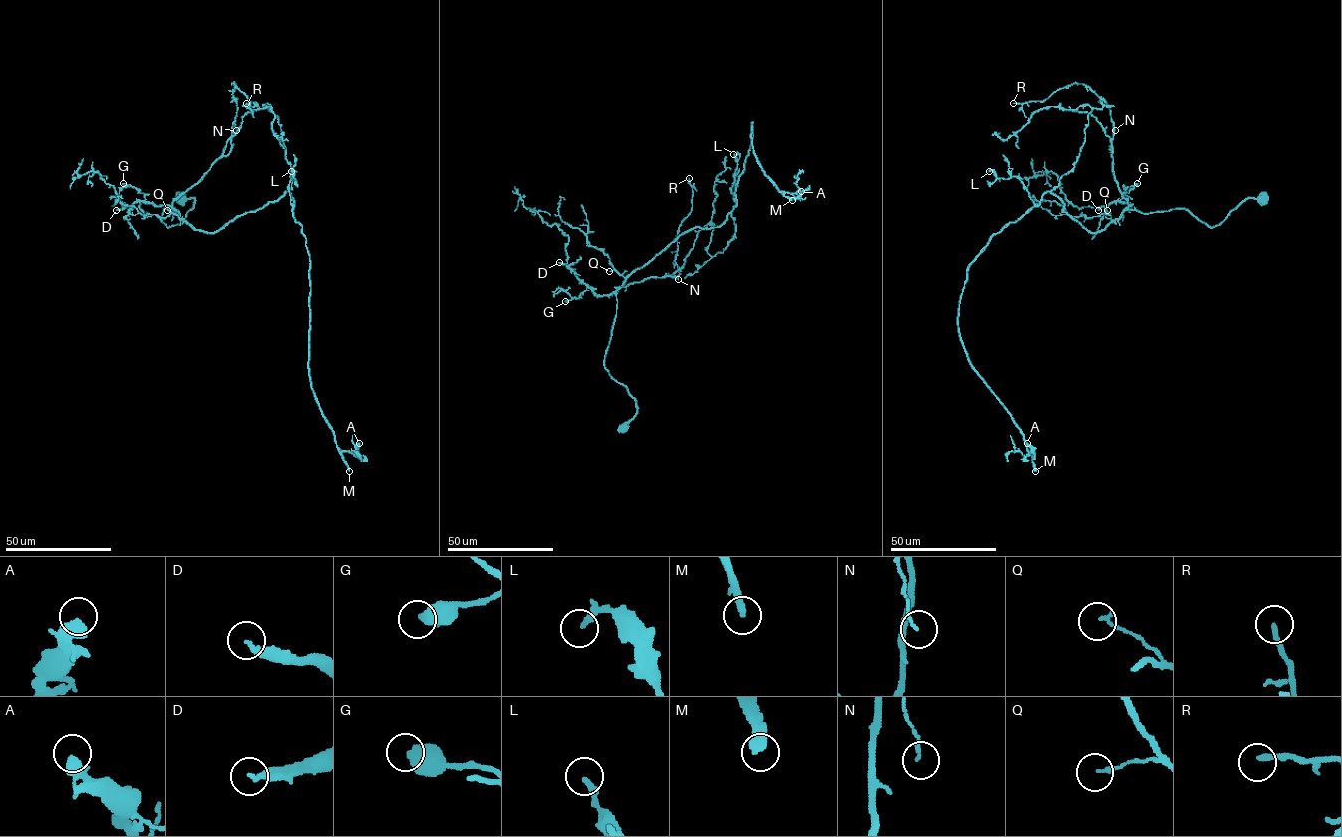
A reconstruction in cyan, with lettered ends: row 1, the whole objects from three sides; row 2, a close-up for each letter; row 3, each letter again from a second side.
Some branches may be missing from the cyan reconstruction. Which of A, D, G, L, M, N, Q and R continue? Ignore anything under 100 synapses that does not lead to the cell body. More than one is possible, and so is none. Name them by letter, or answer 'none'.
D, M

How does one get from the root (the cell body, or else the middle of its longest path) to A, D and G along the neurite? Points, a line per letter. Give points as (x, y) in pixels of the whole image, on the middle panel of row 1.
A: (623, 426), (636, 401), (604, 357), (624, 280), (680, 235), (726, 219), (752, 121), (764, 173), (801, 191)
D: (623, 426), (636, 413), (636, 401), (604, 365), (616, 314), (616, 293), (598, 296), (571, 270), (559, 262)
G: (623, 426), (636, 413), (636, 401), (604, 365), (616, 293), (598, 296), (587, 285), (578, 298), (565, 301)

